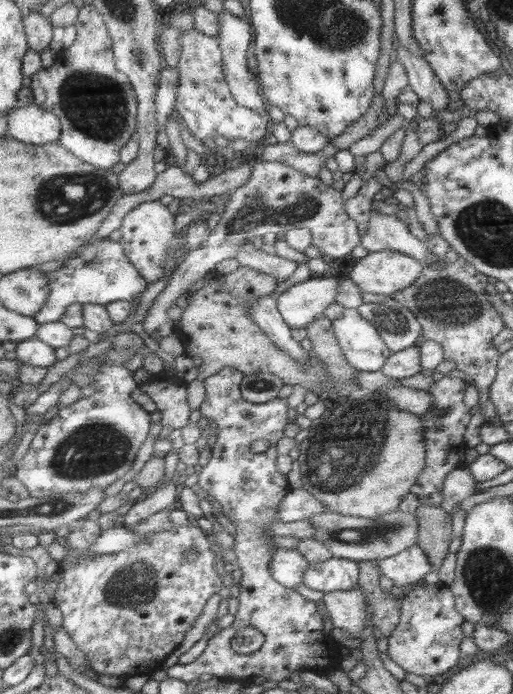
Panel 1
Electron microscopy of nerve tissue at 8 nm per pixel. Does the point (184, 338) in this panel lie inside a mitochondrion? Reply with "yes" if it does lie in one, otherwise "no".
no

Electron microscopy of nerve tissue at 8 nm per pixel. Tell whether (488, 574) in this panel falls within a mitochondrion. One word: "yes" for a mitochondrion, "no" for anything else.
yes

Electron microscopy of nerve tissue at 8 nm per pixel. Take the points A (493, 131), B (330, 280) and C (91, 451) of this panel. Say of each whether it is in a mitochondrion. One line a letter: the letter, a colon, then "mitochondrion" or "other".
A: other
B: other
C: mitochondrion

